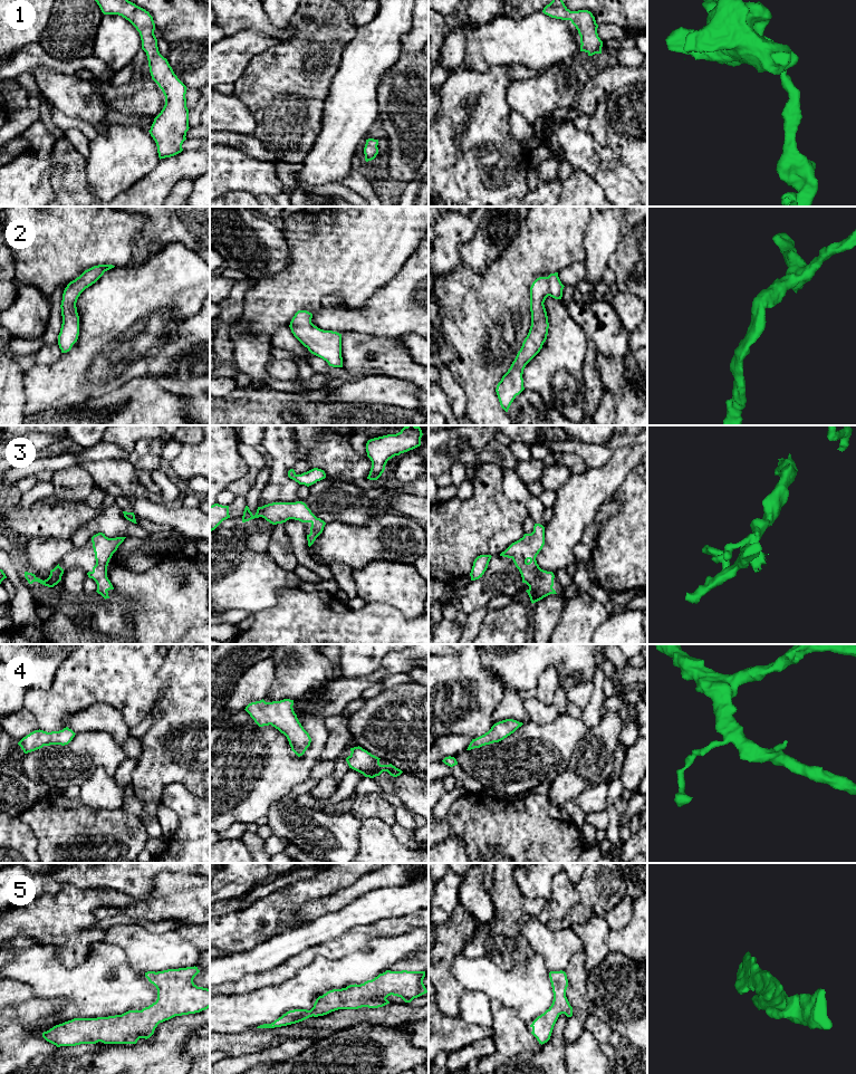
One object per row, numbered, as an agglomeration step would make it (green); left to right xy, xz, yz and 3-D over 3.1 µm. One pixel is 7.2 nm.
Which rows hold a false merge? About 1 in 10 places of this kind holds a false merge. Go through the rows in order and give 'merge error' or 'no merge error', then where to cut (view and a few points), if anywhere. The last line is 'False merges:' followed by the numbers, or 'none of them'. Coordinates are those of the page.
1: no merge error | no cut
2: no merge error | no cut
3: no merge error | no cut
4: no merge error | no cut
5: no merge error | no cut
False merges: none of them

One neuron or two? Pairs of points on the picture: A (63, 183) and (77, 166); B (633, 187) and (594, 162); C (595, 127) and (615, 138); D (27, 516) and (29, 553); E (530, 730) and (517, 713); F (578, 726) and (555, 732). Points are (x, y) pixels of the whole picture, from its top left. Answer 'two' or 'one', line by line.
A: one
B: one
C: two
D: two
E: two
F: one

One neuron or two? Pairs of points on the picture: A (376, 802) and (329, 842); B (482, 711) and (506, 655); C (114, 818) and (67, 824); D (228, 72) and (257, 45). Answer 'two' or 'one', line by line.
A: two
B: two
C: one
D: one

